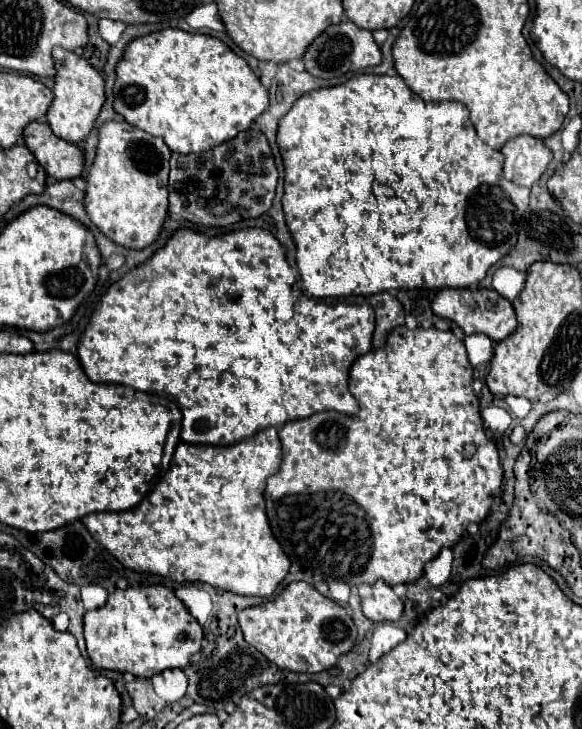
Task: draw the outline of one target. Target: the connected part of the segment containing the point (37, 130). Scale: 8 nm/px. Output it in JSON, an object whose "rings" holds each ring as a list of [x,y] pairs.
{"rings":[[[43,120],[29,122],[29,126],[25,126],[23,140],[25,140],[25,146],[33,152],[35,160],[45,168],[45,172],[47,172],[51,178],[55,178],[55,180],[71,180],[71,178],[81,176],[81,170],[83,170],[83,164],[85,164],[83,152],[81,152],[75,144],[57,138],[57,136],[49,130],[49,124],[47,124],[47,122],[43,122]]]}

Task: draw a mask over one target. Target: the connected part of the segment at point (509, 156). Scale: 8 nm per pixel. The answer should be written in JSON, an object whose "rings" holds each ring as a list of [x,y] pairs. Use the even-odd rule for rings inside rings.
{"rings":[[[527,134],[515,136],[505,142],[501,148],[505,156],[503,176],[517,186],[533,186],[537,178],[545,172],[545,166],[551,162],[553,154],[543,144],[541,138],[533,138]]]}

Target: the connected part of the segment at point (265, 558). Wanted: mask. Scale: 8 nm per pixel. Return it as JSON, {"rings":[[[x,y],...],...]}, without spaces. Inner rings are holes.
{"rings":[[[265,428],[249,440],[231,446],[179,442],[169,470],[157,486],[131,510],[95,512],[83,518],[89,534],[105,546],[125,568],[167,576],[175,582],[207,582],[241,596],[271,596],[289,572],[289,558],[269,530],[265,516],[265,480],[281,466],[277,428]]]}

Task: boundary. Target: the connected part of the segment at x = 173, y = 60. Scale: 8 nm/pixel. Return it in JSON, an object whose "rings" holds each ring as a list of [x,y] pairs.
{"rings":[[[179,28],[149,32],[129,42],[115,66],[113,110],[121,114],[131,126],[147,130],[151,136],[163,138],[163,142],[173,152],[189,154],[219,146],[225,142],[225,138],[235,138],[235,134],[247,130],[253,120],[265,112],[265,106],[269,106],[267,88],[259,82],[255,72],[241,56],[237,56],[213,36],[191,34]]]}

